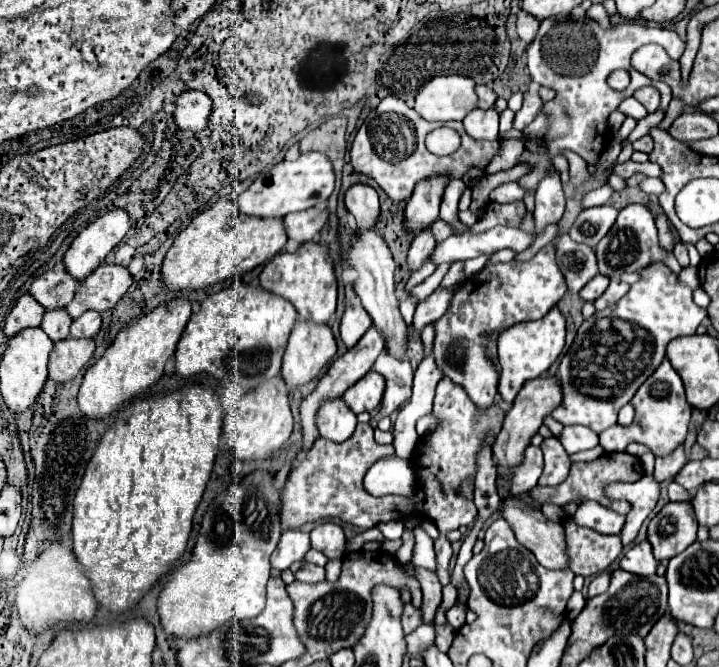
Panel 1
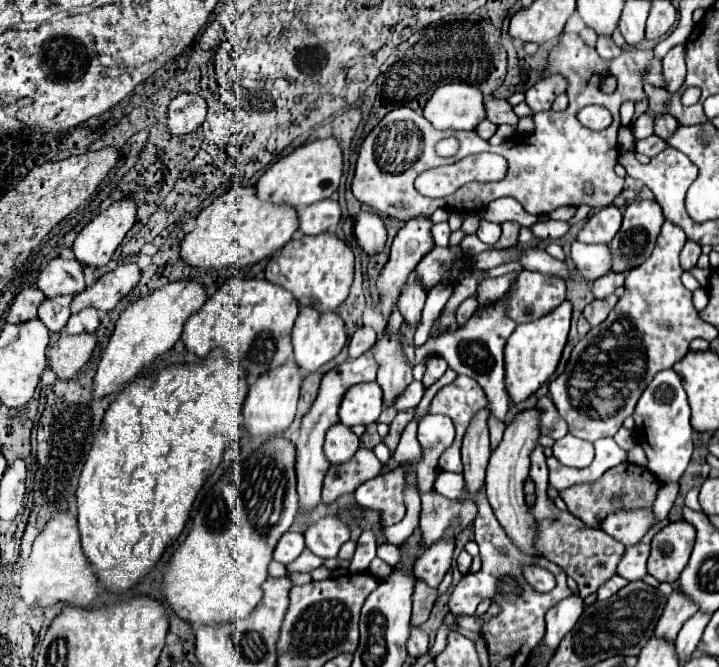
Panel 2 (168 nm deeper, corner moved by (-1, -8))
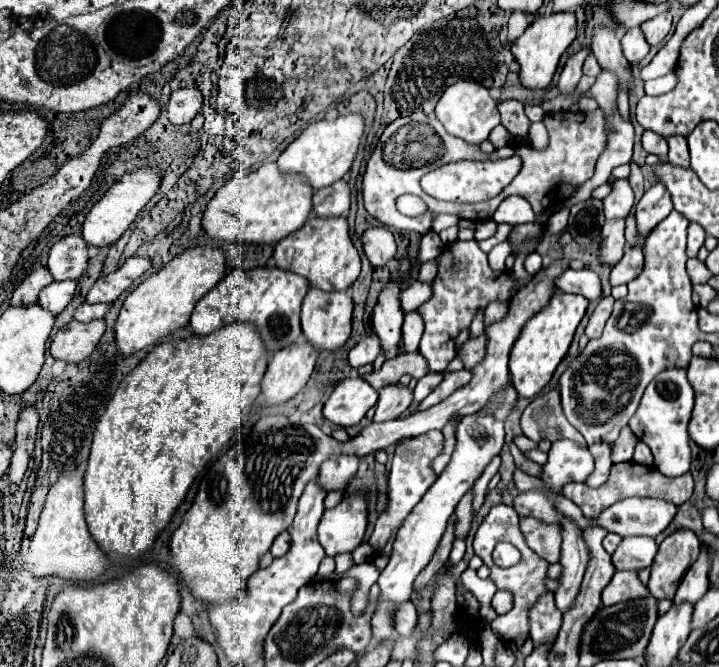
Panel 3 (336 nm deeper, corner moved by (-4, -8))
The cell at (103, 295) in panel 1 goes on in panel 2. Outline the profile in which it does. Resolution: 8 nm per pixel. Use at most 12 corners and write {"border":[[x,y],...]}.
{"border":[[137,264],[103,274],[71,302],[71,312],[109,312],[137,286]]}

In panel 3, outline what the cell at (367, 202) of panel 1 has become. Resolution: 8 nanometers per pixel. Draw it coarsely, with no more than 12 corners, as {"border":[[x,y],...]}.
{"border":[[386,226],[362,234],[364,254],[372,266],[396,256],[396,242]]}

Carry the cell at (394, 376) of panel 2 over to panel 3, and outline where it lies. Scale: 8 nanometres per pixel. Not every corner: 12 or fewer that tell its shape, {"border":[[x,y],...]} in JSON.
{"border":[[408,386],[380,390],[374,422],[400,418],[412,404]]}

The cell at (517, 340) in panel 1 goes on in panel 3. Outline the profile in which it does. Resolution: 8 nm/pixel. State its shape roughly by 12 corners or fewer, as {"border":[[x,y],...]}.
{"border":[[556,292],[510,352],[518,396],[534,398],[568,352],[588,306]]}

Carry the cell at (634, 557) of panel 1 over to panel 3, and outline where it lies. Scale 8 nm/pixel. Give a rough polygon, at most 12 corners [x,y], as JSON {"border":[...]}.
{"border":[[624,538],[612,554],[616,570],[638,572],[656,556],[654,538]]}

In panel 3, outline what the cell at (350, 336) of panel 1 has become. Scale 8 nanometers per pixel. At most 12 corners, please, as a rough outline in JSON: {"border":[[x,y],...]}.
{"border":[[370,332],[350,350],[354,368],[374,362],[382,352],[380,340]]}

